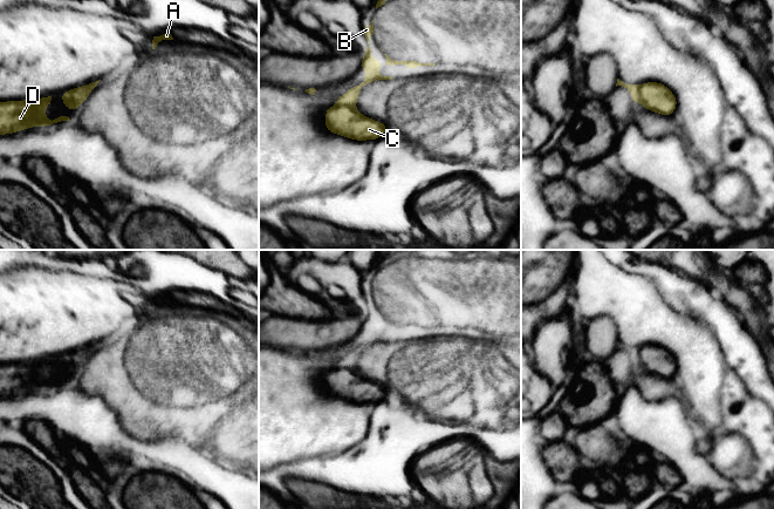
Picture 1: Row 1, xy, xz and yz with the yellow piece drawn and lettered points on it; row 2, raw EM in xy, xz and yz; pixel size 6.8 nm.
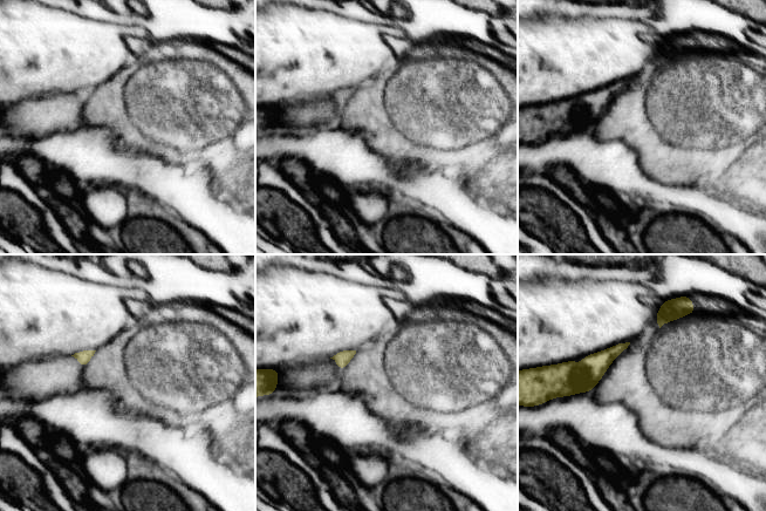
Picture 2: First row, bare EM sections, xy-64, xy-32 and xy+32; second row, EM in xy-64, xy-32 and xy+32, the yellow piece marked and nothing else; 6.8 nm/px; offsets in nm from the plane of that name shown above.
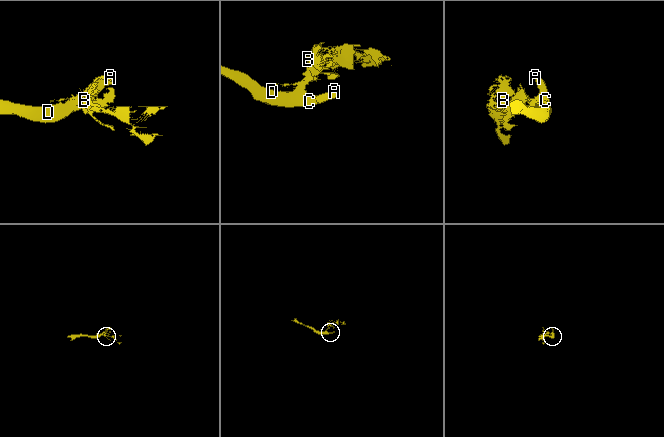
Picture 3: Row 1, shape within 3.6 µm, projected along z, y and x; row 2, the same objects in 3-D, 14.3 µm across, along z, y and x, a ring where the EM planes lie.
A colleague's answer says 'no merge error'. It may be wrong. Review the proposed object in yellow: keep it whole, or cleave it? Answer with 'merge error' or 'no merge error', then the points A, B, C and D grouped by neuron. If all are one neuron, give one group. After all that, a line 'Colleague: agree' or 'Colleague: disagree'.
merge error; groups A C D / B
Colleague: disagree

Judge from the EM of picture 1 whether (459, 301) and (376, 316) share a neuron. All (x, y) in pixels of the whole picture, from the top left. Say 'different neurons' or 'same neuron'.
same neuron

